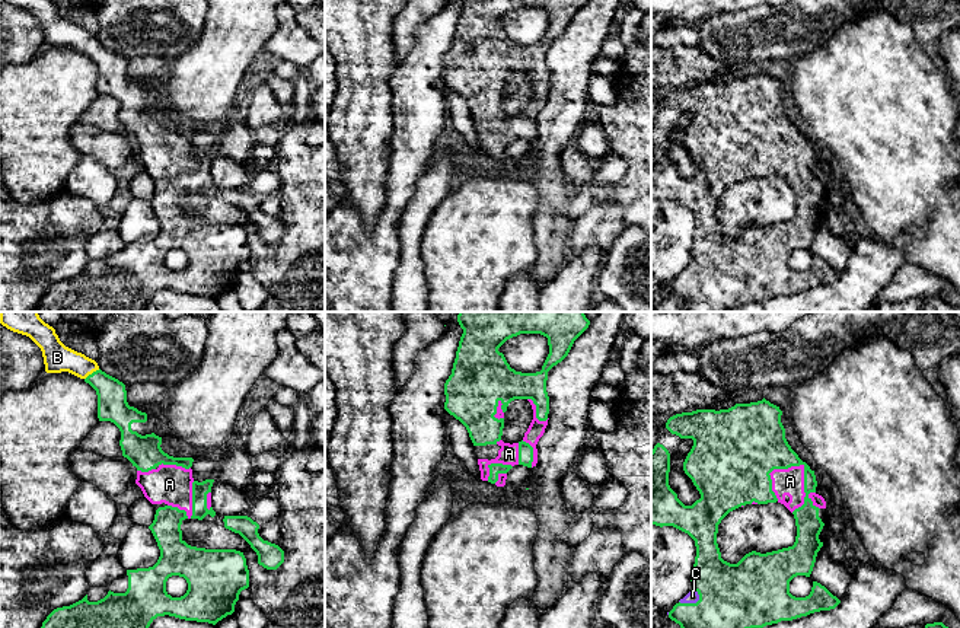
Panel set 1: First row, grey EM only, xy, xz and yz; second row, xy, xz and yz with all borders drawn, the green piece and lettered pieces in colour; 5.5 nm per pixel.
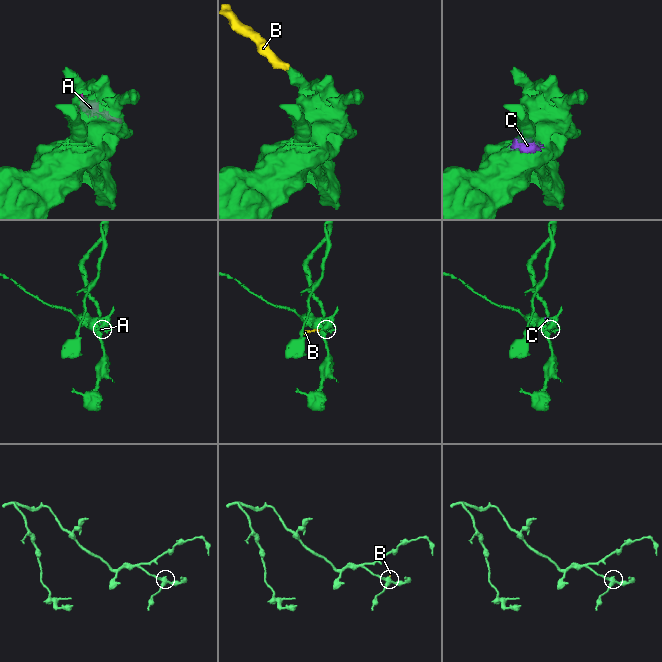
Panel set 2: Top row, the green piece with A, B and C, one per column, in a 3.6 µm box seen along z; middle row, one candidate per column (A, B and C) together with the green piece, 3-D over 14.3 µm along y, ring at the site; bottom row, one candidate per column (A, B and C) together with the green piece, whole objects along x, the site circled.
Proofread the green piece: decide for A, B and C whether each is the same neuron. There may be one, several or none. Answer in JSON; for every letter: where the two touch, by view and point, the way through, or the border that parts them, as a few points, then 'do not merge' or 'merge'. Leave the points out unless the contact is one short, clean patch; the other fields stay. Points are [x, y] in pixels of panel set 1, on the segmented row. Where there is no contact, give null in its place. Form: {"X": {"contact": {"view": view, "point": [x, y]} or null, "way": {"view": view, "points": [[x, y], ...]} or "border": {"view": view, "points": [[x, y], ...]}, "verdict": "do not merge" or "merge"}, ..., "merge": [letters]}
{"A": {"contact": {"view": "yz", "point": [804, 471]}, "verdict": "merge"}, "B": {"contact": {"view": "xy", "point": [93, 372]}, "way": {"view": "xy", "points": [[112, 405], [111, 392], [93, 372], [57, 357]]}, "verdict": "merge"}, "C": {"contact": {"view": "yz", "point": [691, 603]}, "verdict": "merge"}, "merge": ["A", "B", "C"]}

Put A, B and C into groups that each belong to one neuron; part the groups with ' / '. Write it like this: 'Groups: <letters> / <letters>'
Groups: A B C

